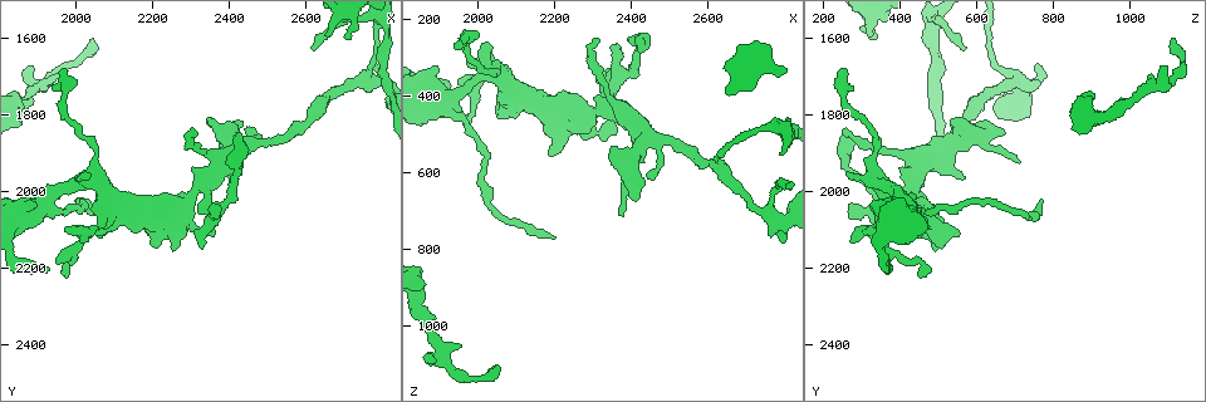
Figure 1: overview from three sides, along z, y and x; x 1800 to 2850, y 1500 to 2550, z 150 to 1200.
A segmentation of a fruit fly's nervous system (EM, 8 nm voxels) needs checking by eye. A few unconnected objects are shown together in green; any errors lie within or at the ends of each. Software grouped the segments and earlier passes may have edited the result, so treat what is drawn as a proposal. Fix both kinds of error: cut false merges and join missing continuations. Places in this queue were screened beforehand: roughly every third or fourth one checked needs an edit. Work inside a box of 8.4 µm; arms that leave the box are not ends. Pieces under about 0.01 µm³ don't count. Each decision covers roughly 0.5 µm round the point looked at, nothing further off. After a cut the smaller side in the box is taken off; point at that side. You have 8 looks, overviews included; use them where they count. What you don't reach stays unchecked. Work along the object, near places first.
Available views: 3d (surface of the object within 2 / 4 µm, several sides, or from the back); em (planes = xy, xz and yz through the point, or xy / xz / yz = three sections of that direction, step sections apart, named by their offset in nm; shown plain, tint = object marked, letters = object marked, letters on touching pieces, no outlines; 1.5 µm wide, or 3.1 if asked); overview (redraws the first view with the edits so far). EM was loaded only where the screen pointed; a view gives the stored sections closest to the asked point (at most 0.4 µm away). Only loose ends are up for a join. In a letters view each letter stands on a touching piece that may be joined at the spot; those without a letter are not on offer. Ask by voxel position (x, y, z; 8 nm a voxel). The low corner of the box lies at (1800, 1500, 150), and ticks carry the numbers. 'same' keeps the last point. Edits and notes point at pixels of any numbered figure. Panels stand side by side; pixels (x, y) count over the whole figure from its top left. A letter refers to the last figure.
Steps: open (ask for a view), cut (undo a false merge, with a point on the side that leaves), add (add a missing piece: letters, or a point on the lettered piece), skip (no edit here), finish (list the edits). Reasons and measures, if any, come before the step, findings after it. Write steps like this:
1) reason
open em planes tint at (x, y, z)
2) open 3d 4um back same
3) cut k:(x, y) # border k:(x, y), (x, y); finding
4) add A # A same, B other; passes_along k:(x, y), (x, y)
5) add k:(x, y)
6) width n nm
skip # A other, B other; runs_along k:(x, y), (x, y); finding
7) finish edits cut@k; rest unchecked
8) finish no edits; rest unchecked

free end
open em xz step 4 tint at (2615, 1625, 565)

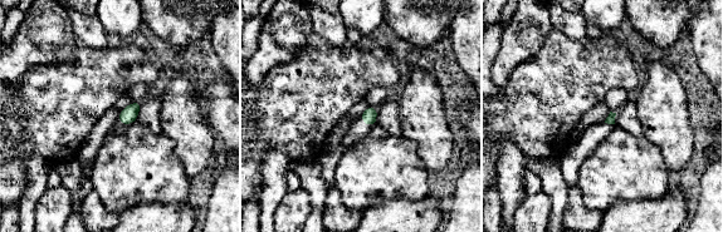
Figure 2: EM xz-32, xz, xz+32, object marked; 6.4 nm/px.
open em planes letters same

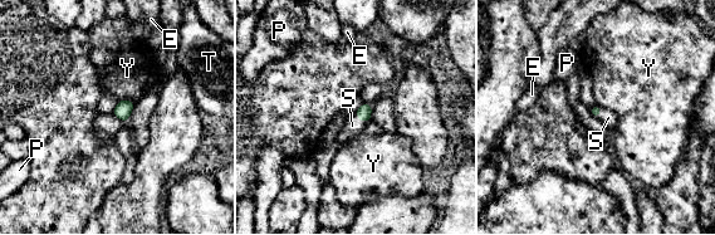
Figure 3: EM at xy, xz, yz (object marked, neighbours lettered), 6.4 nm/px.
add S # E other, P other, S same, T other, Y other; passes_along 3:(363, 113), (360, 118), (352, 126); the neuron continues

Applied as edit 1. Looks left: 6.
thin end
open em xz step 8 letters at (2425, 1860, 280)

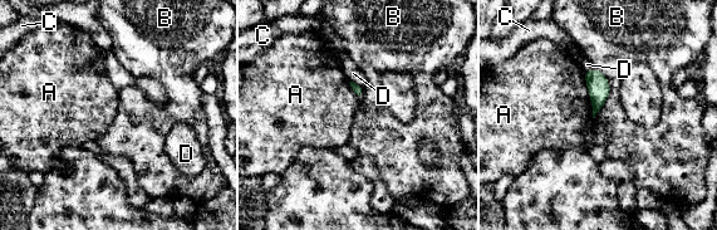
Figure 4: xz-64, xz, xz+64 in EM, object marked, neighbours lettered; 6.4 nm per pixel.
longest_contact B 320 nm
skip # A other, B other, C other, D other; border 4:(597, 68), (609, 96), (593, 118); no lettered piece goes on from it

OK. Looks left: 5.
open em planes letters at (1965, 1685, 265)

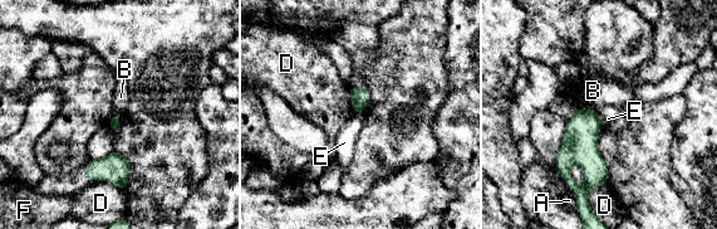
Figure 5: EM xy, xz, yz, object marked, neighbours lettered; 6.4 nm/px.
skip # A other, B other, D other, E other, F other; border 5:(598, 113), (603, 122); none of them fits

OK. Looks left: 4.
finish edits add@3; rest unchecked

